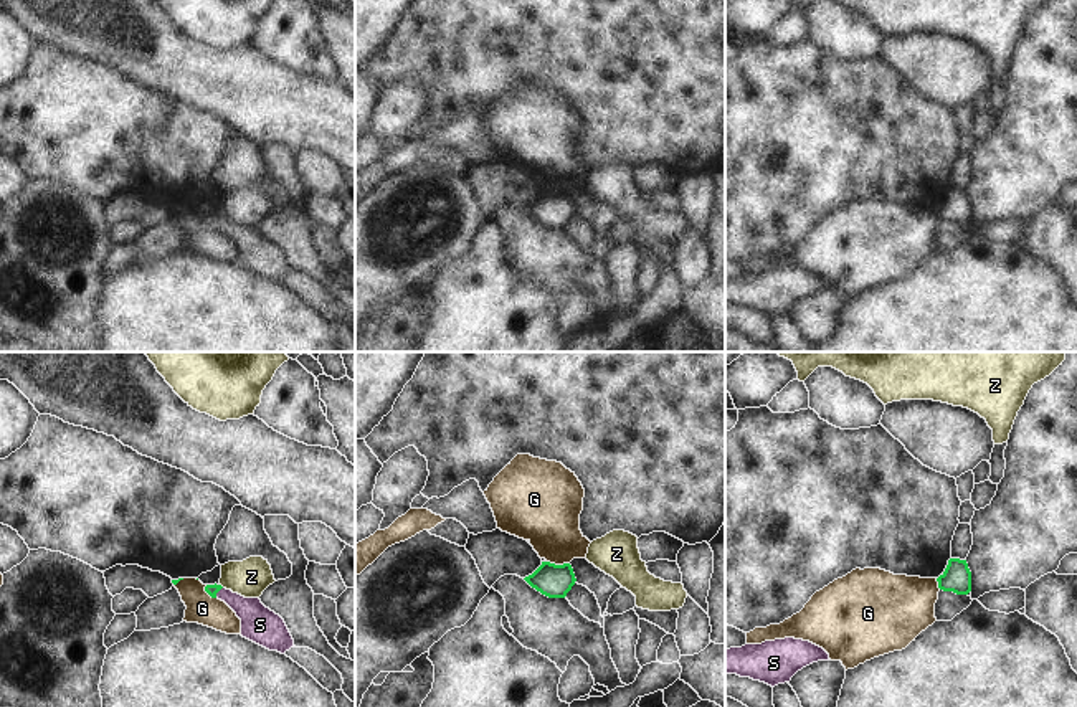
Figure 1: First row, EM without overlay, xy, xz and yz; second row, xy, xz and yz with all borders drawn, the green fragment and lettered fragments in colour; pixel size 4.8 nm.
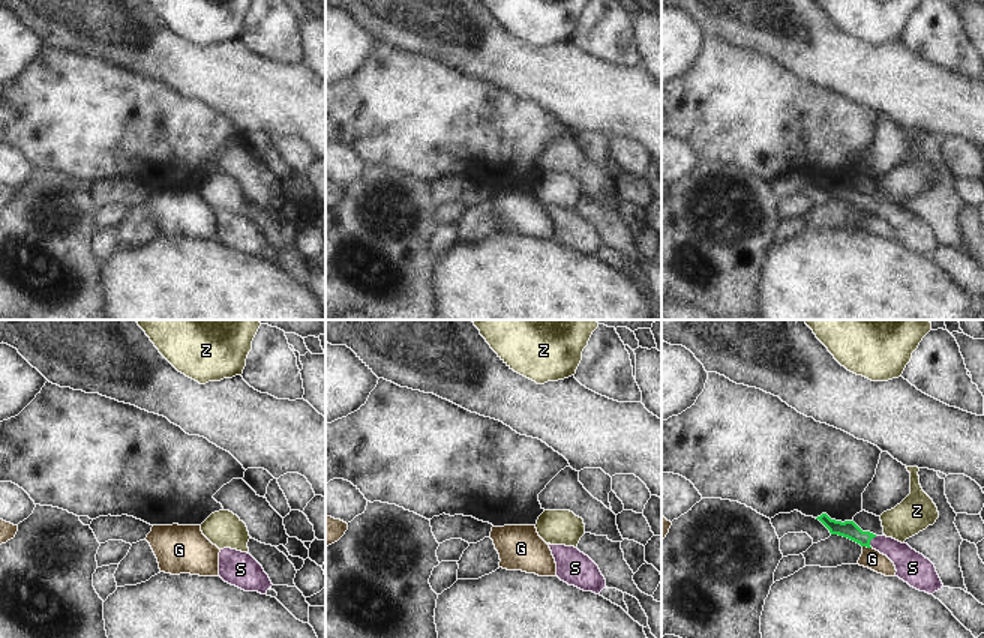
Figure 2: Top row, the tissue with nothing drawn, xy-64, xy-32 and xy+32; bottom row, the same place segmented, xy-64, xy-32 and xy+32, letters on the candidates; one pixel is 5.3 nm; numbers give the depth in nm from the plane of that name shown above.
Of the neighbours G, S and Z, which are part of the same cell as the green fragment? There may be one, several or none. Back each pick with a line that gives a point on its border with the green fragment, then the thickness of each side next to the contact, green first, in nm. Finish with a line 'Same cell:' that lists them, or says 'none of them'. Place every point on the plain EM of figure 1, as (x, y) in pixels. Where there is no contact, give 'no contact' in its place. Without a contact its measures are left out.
S: meets green in xy at (218, 220); 60 nm thick on the green side, 180 nm on the other
Same cell: S

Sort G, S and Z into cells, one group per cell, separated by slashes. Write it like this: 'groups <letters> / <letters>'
groups G / S / Z

